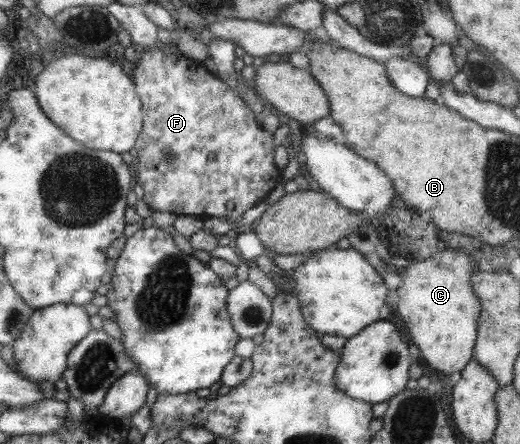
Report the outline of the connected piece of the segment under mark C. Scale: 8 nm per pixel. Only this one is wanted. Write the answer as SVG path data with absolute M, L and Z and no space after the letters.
M442 248L430 258L411 263L401 275L401 285L397 289L397 315L407 327L407 335L411 329L411 341L417 345L420 356L432 367L445 375L456 377L472 359L476 344L476 328L480 320L480 300L469 287L469 279L477 270L477 265L462 249Z

